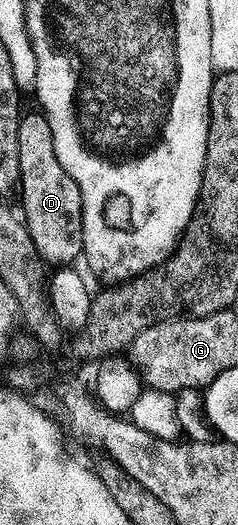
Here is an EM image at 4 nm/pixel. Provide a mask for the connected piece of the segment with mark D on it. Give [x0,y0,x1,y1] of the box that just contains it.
[17,110,85,266]

